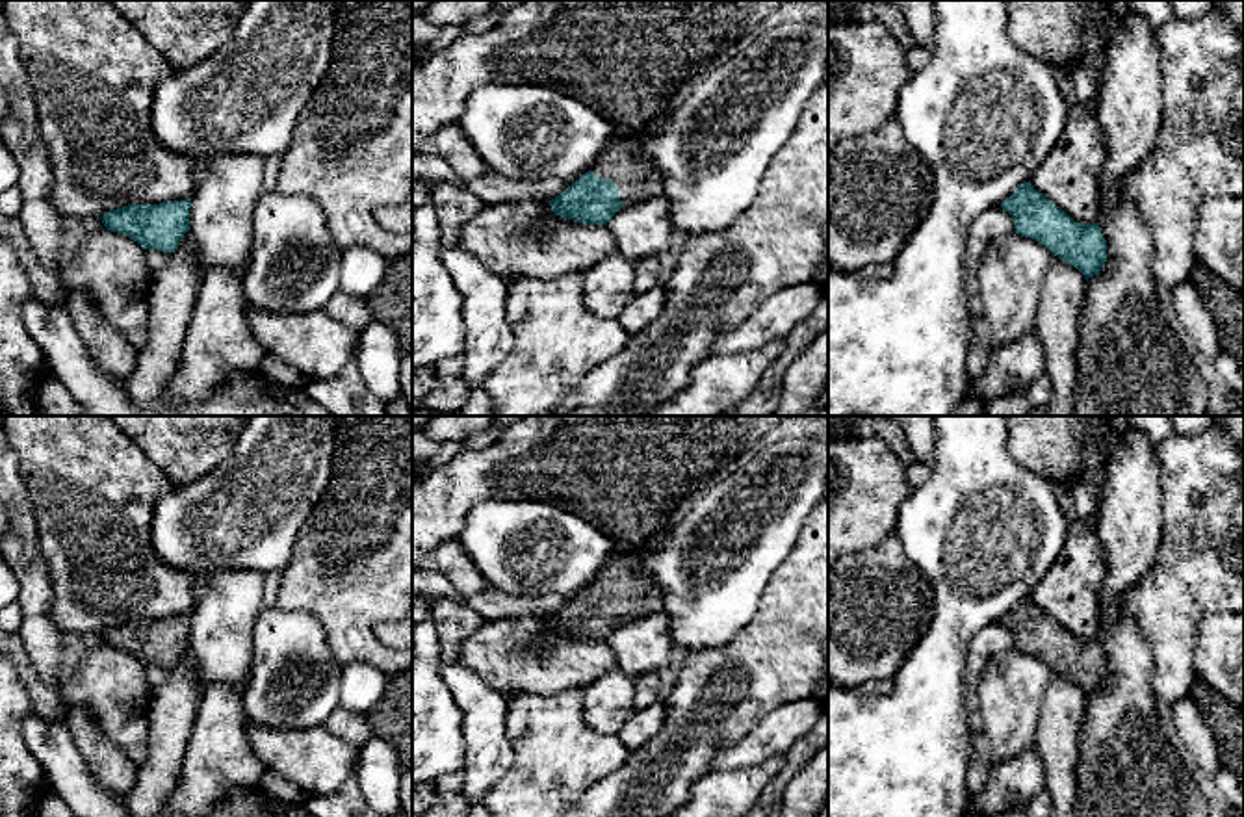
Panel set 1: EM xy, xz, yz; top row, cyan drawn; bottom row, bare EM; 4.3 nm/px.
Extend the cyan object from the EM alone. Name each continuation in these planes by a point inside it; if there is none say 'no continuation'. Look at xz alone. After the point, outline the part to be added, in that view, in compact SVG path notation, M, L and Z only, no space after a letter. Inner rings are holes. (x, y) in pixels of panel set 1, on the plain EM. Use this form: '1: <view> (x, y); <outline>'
1: xz (622, 578); M652 537L635 555L613 555L590 583L598 594L609 594L615 598L618 613L626 620L641 615L665 613L659 587L641 566L642 559L659 546L661 540Z

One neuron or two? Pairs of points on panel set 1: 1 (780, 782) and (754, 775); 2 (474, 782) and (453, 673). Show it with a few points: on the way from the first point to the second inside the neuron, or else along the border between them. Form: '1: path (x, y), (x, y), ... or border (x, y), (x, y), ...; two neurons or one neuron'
1: border (784, 756), (782, 769), (758, 797); two neurons
2: path (479, 754), (478, 700); one neuron

